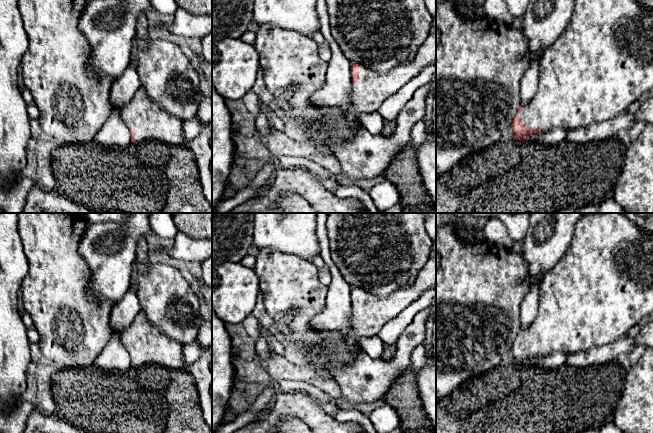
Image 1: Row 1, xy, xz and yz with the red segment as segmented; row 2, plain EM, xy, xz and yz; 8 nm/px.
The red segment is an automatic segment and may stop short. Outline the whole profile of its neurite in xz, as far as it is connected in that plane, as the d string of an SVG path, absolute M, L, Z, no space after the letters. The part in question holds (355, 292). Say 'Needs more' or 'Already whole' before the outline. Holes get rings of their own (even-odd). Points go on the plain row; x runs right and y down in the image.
Needs more. M435 242L432 245L428 262L420 270L411 286L395 291L386 297L376 296L356 287L351 292L350 331L346 334L316 331L311 327L311 320L324 310L327 293L327 288L319 281L319 269L312 262L293 254L268 249L257 250L253 253L256 256L253 270L259 279L259 289L264 297L265 310L274 319L279 333L295 345L305 356L306 361L325 376L333 376L329 369L330 360L336 360L340 364L350 364L354 356L361 350L358 343L360 338L377 336L387 322L397 317L426 290L436 288ZM322 342L325 343L324 349L321 352L316 352L313 345Z

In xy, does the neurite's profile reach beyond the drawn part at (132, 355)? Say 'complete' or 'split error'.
split error

